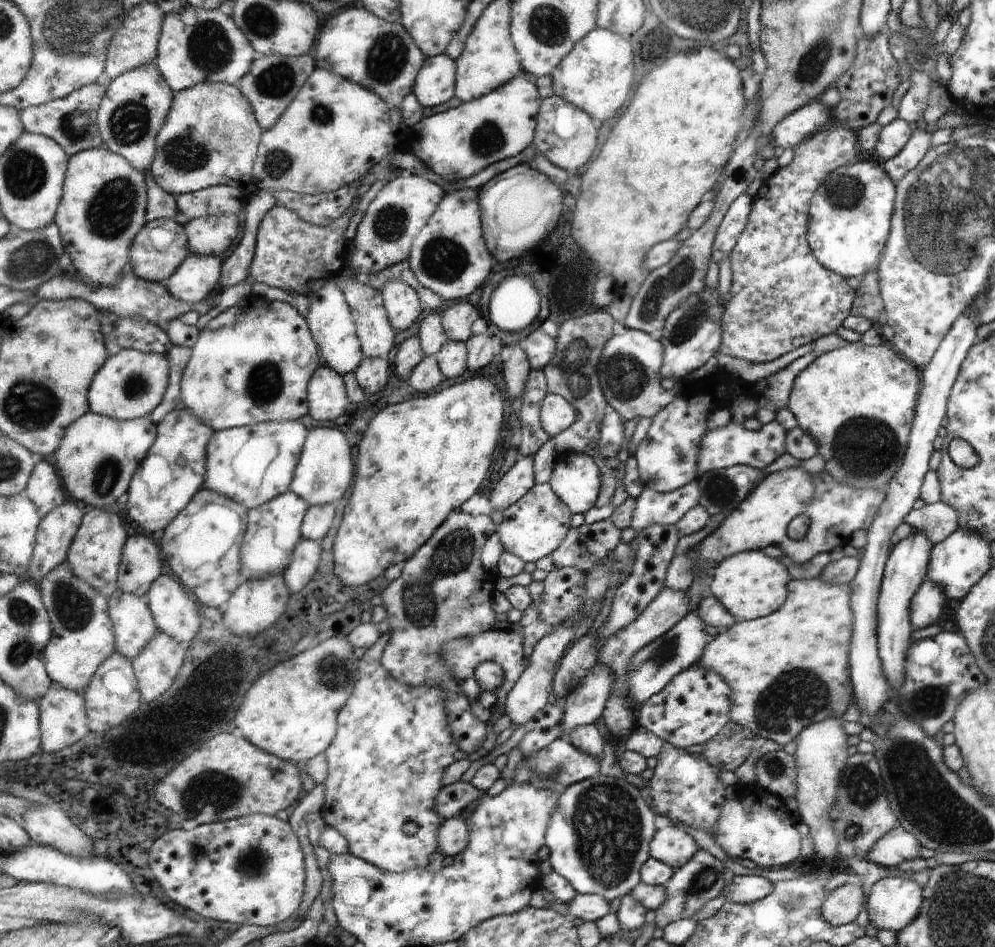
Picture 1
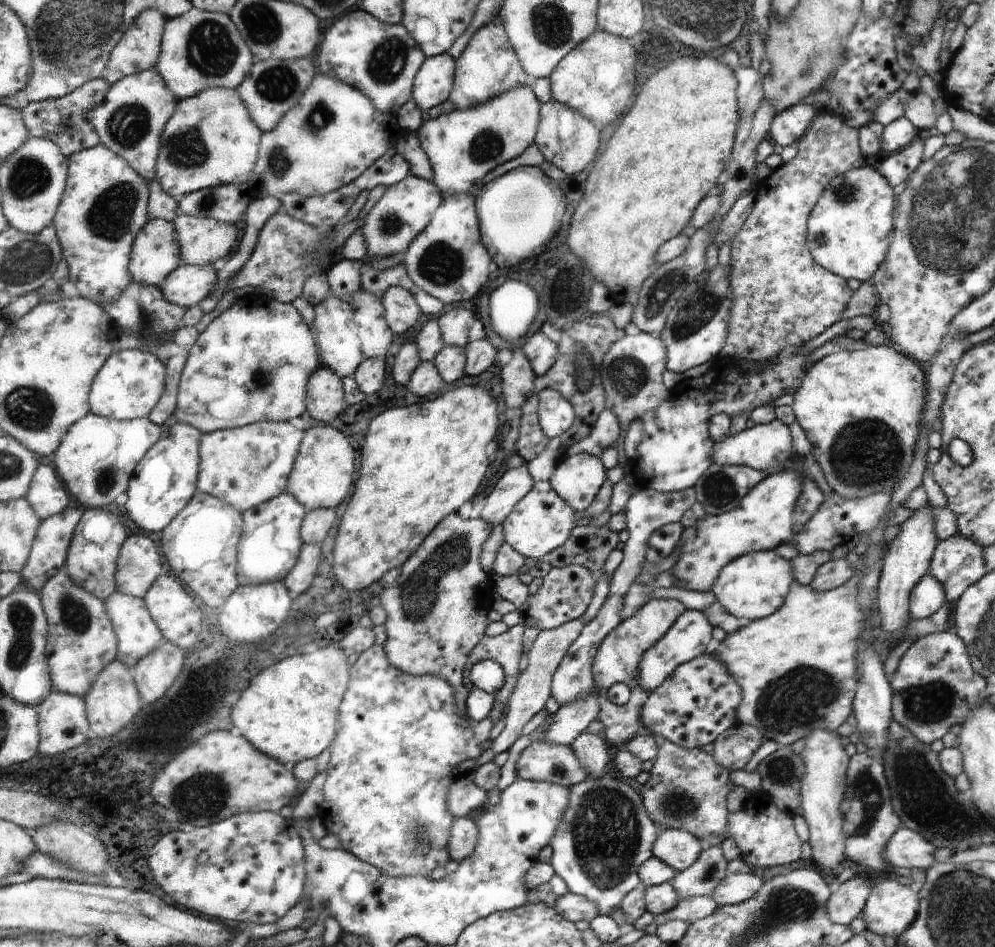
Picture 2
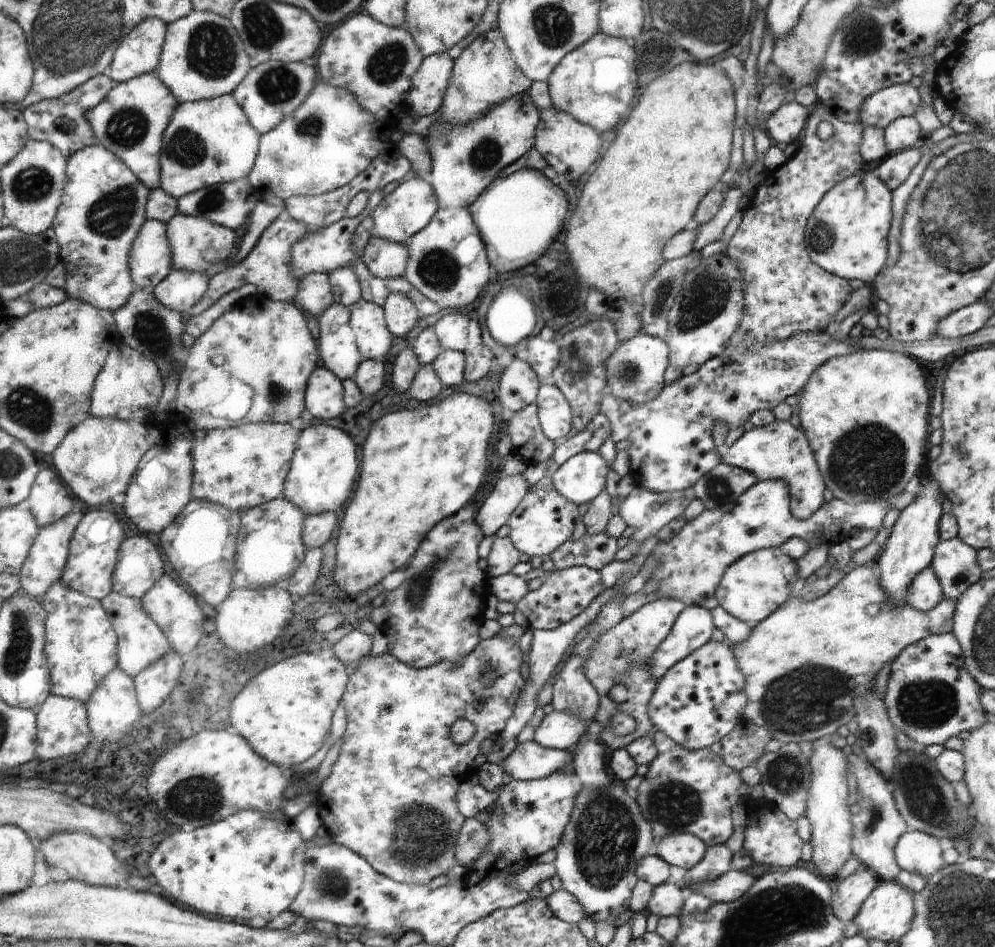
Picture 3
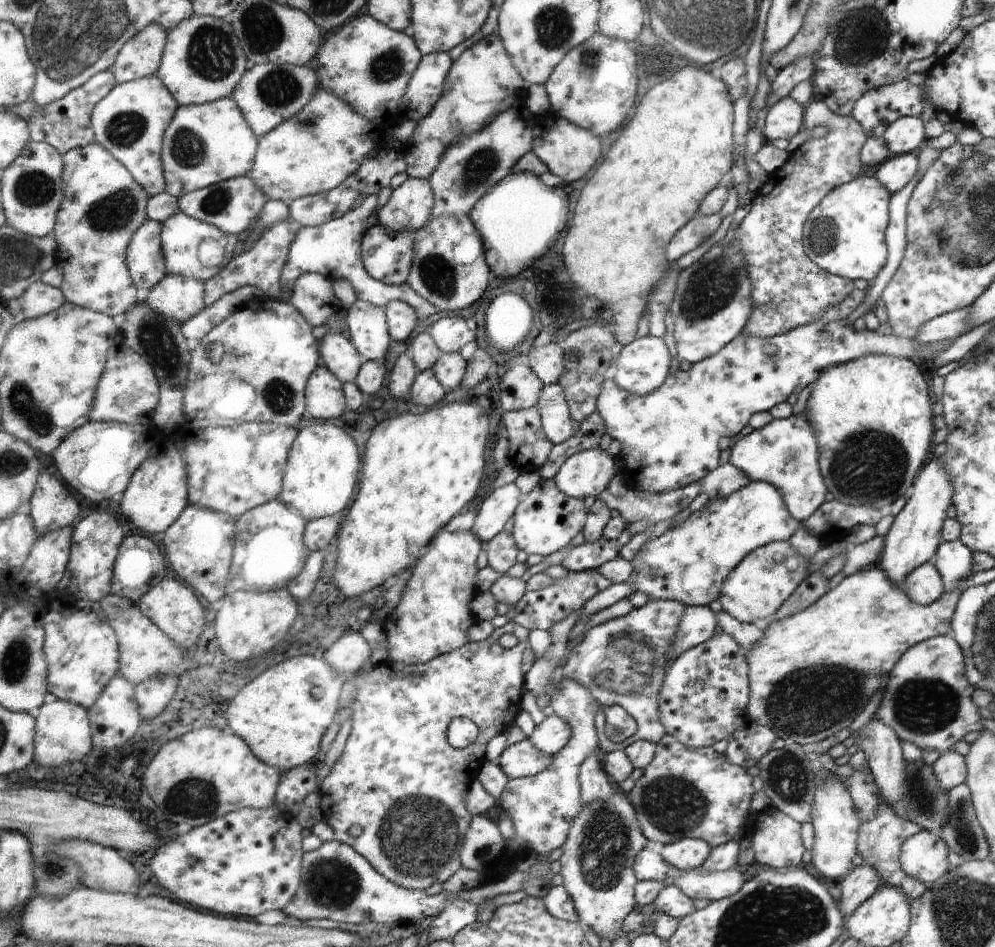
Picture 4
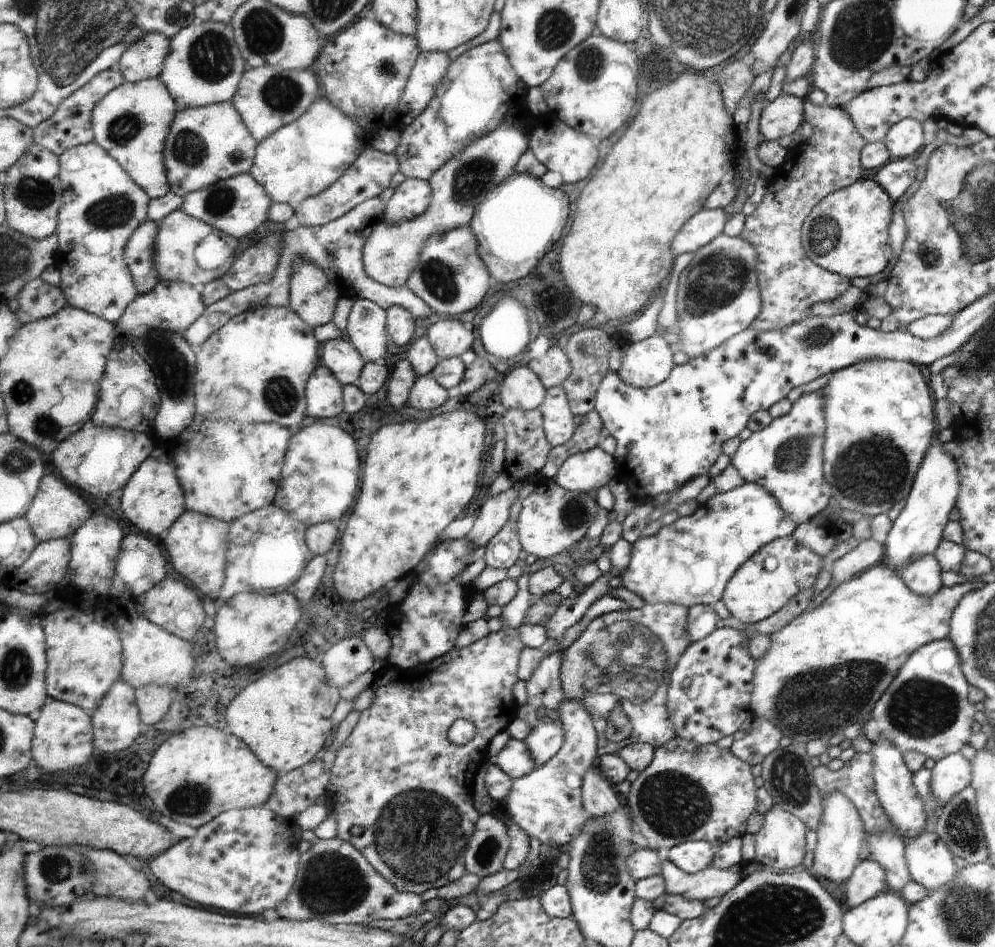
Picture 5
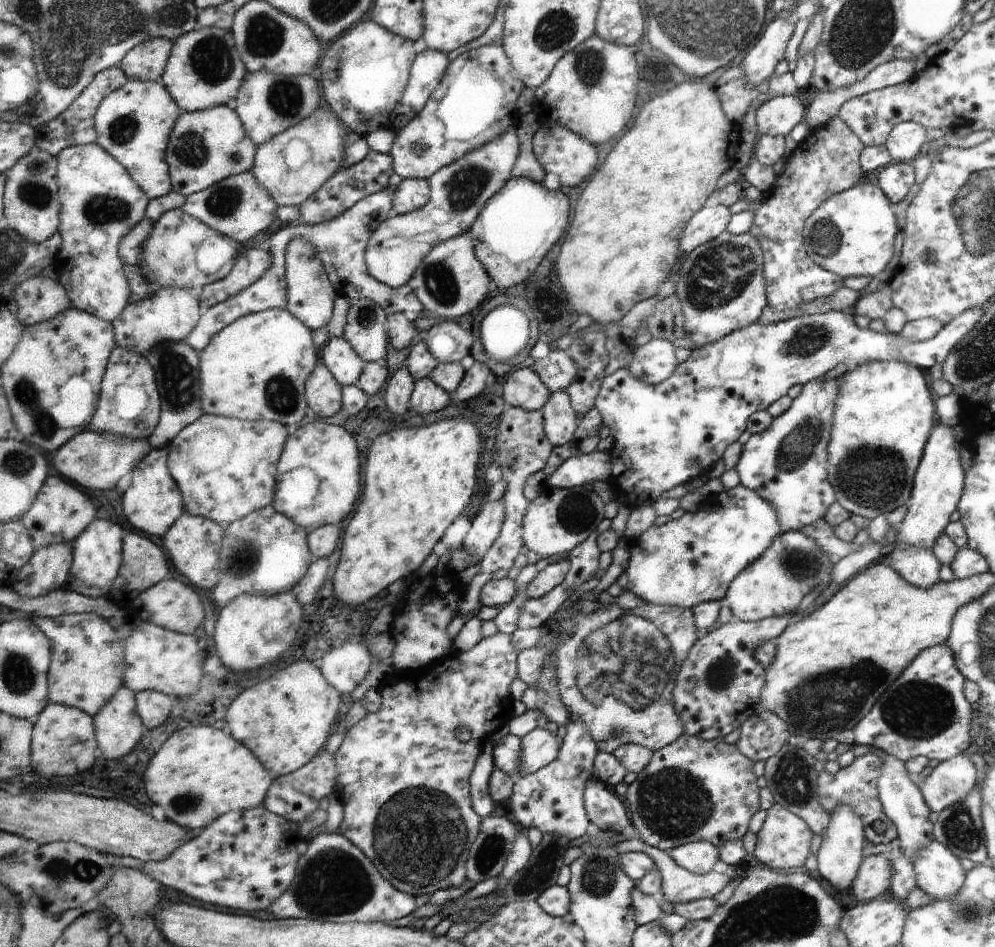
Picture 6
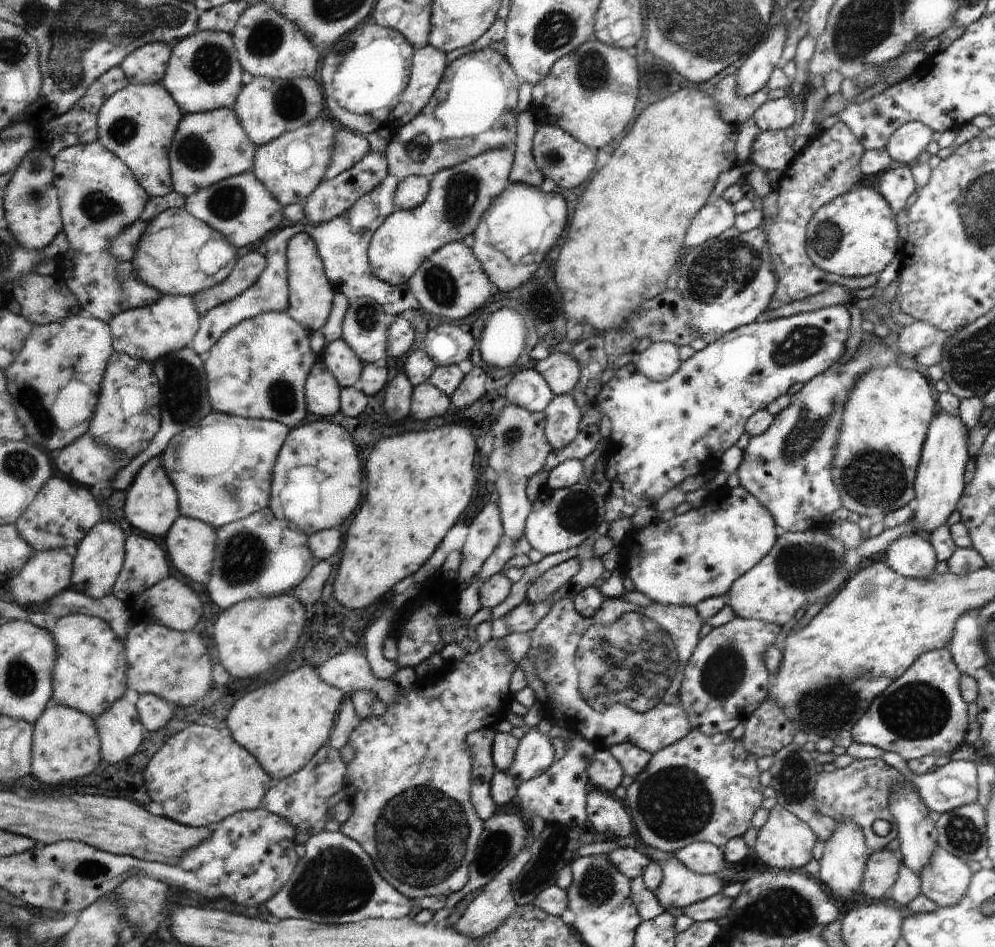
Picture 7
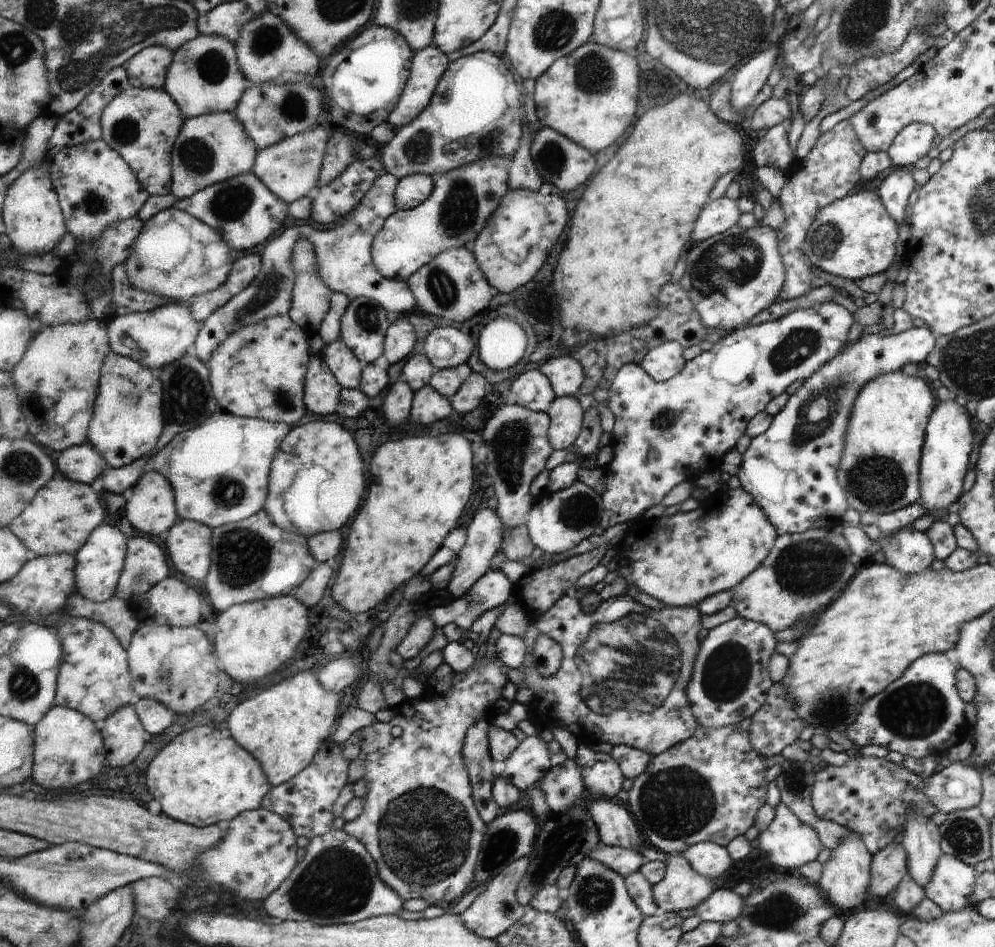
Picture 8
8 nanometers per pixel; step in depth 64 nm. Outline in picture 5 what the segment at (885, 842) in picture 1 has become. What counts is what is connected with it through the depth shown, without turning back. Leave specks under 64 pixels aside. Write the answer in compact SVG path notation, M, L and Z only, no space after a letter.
M921 834L917 836L913 842L907 842L905 848L905 862L907 862L907 872L911 882L919 884L925 892L935 892L939 888L943 888L945 884L953 882L959 868L953 864L953 854L947 850L945 842L941 842L941 838L937 838L937 834Z

